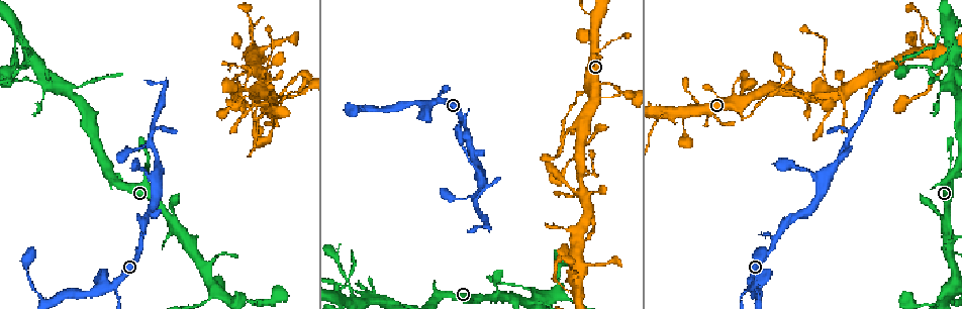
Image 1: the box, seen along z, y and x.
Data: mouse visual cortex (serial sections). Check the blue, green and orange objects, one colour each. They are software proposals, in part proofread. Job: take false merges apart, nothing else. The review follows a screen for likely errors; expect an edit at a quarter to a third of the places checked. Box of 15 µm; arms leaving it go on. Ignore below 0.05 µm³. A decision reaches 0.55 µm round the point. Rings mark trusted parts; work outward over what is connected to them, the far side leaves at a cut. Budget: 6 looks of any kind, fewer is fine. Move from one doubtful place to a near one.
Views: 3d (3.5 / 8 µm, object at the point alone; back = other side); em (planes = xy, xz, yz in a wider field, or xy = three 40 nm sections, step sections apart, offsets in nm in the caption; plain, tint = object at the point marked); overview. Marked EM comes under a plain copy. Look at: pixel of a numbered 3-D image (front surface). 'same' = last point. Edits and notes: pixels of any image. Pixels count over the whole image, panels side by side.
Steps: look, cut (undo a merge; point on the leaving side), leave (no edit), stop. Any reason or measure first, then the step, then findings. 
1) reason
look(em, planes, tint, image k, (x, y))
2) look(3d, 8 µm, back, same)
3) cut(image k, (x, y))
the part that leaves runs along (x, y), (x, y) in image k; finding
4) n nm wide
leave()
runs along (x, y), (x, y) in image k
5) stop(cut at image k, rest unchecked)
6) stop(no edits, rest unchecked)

four-way junction
look(3d, 3.5 µm, image 1, (944, 302))

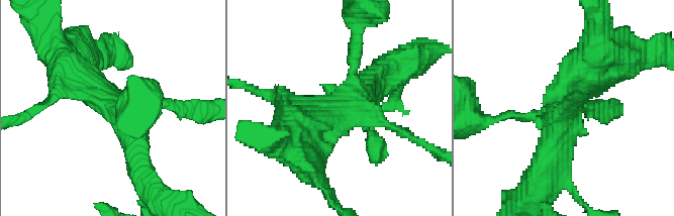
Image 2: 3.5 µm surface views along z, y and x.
look(em, planes, tint, image 2, (567, 108))

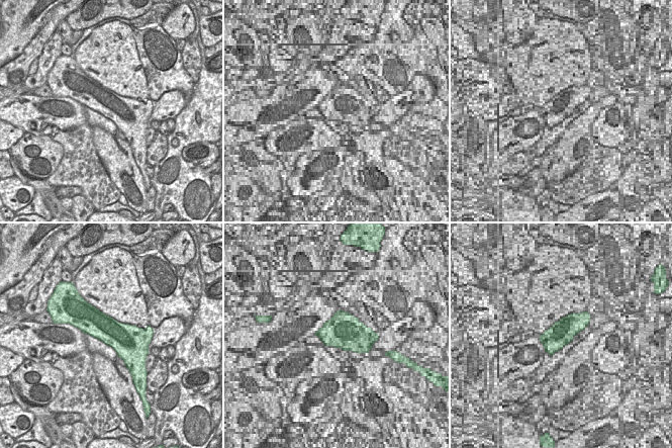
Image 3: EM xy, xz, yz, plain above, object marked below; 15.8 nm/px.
480 nm wide
leave()
runs along (296, 129), (350, 108), (356, 41) in image 2; all the same cell

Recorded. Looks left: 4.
look(3d, 3.5 µm, image 1, (847, 145))

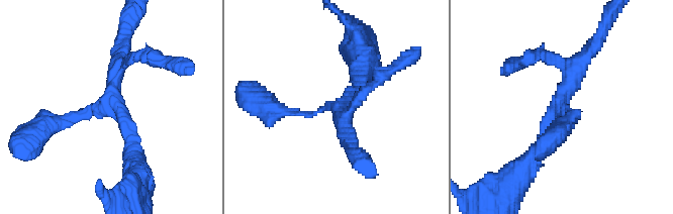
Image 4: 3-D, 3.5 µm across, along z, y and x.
3 arms; arms of 100, 200, 250 nm
look(em, xy, step 1, tint, image 4, (561, 102))

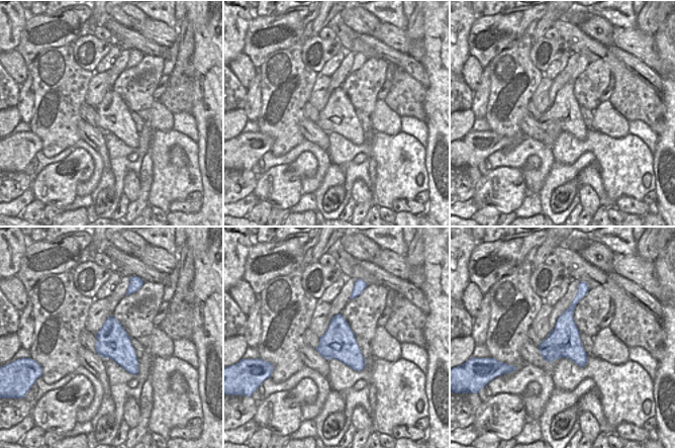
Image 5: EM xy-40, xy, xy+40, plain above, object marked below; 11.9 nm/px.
leave()
runs along (530, 159), (571, 73), (594, 45) in image 4; one cell here

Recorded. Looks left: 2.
three-way junction
look(3d, 3.5 µm, image 1, (740, 110))

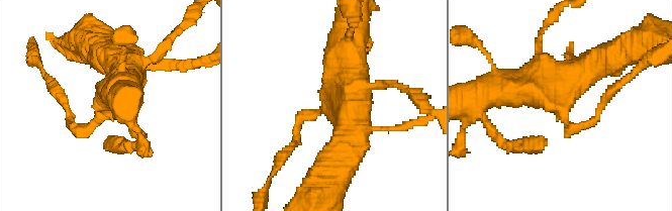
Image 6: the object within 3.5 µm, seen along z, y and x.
need the tissue
look(em, xy, step 1, tint, image 6, (558, 106))

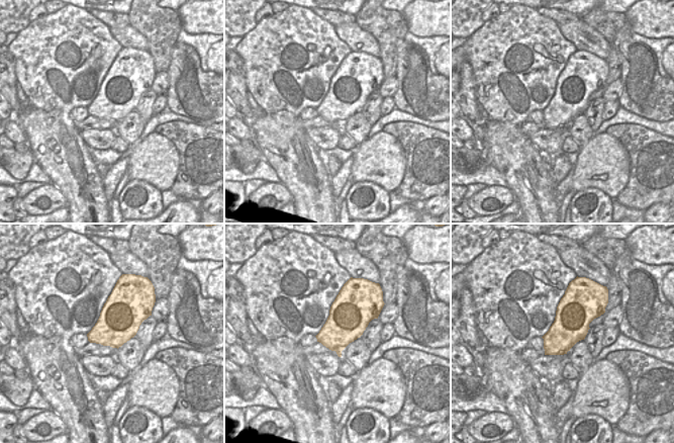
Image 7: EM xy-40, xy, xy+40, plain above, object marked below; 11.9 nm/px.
cut(image 6, (589, 123))
the part that leaves runs along (33, 39), (33, 59), (45, 74) in image 6; two cells meet here

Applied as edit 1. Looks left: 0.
stop(cut at image 6, rest unchecked)

